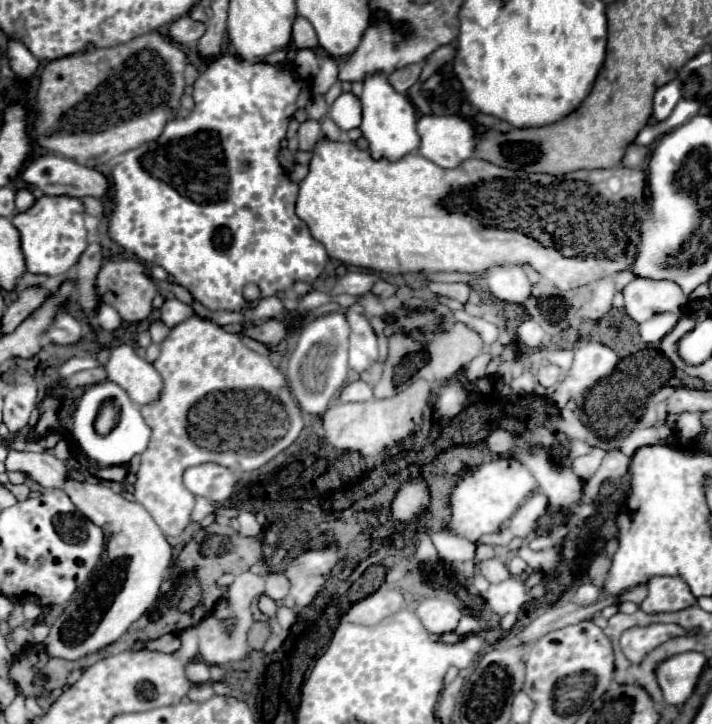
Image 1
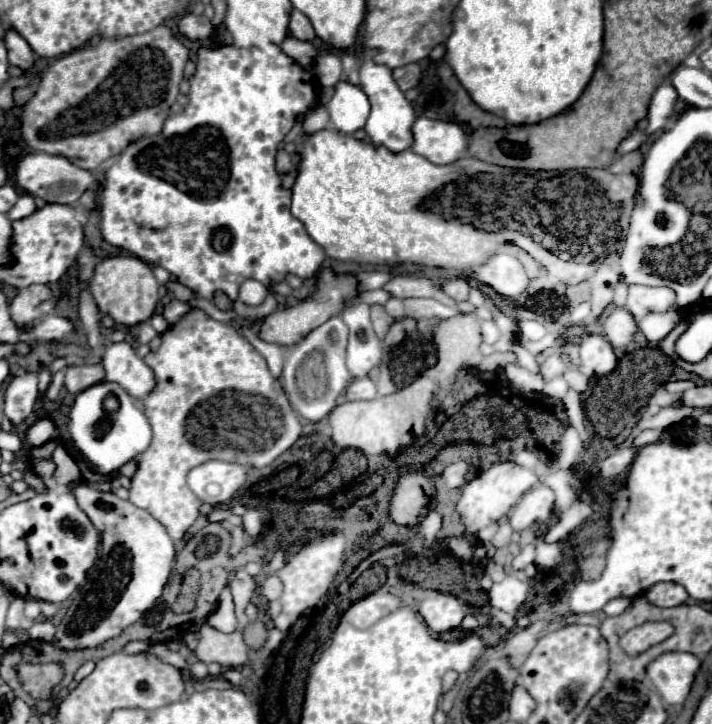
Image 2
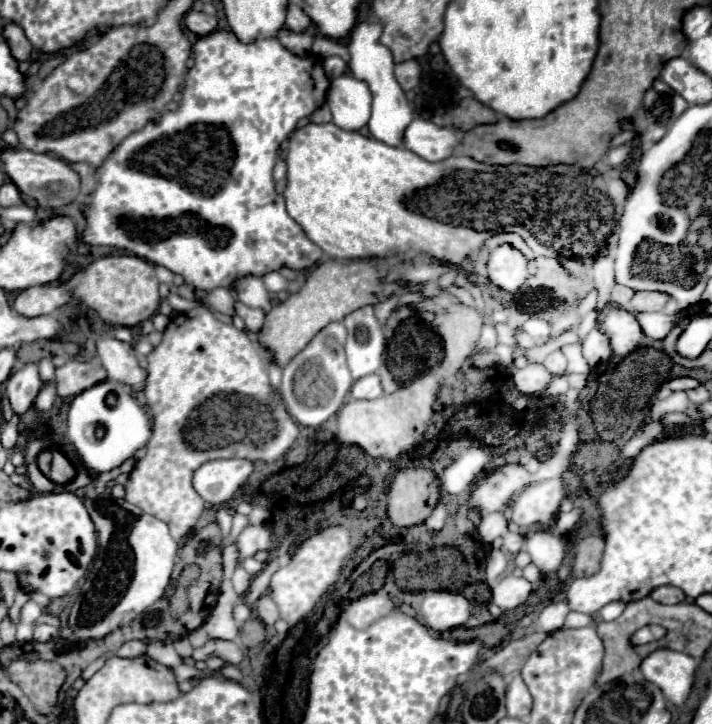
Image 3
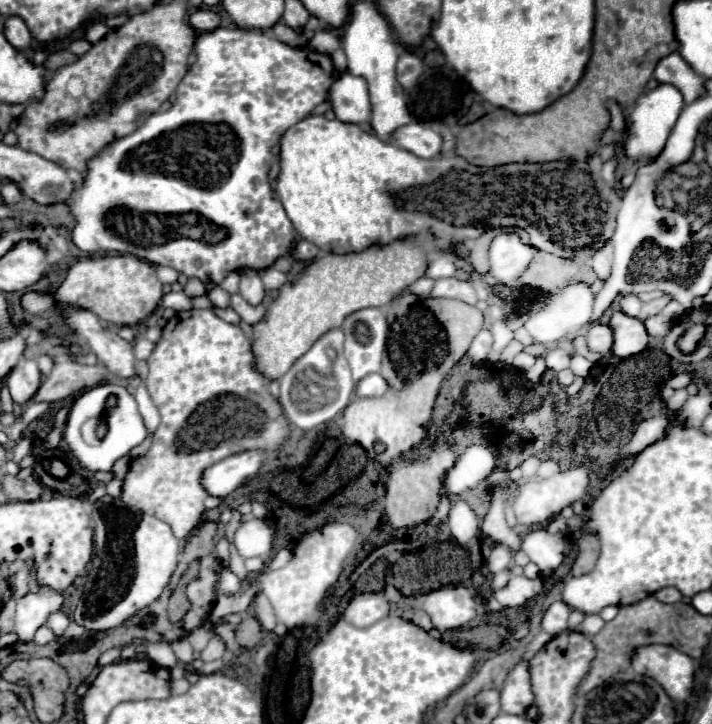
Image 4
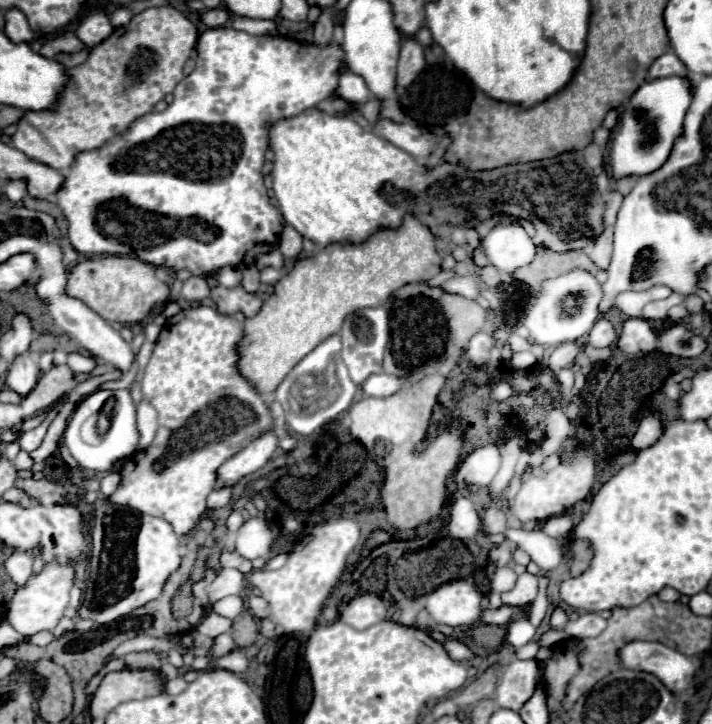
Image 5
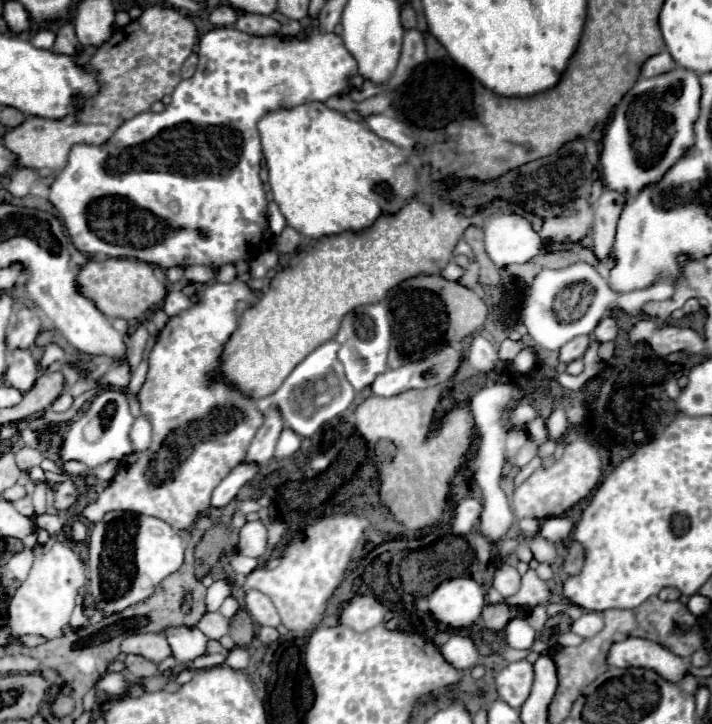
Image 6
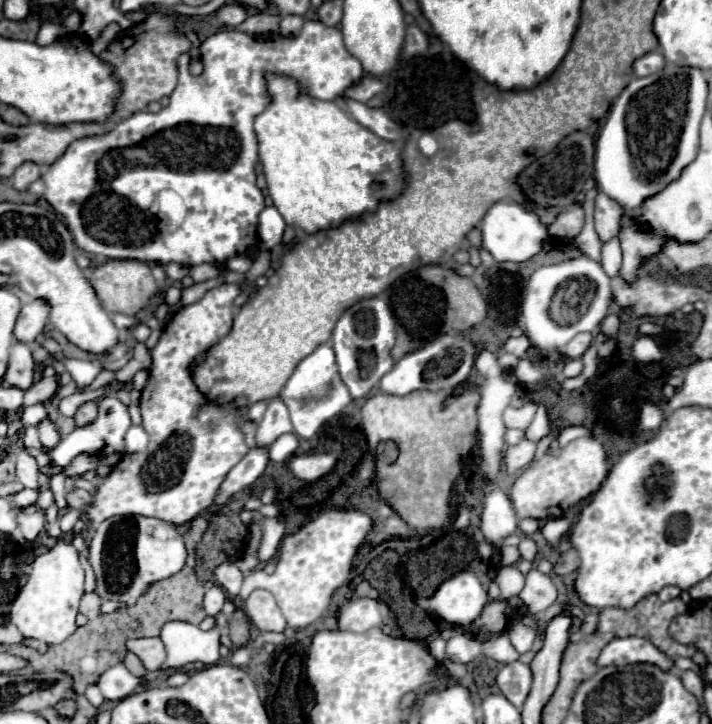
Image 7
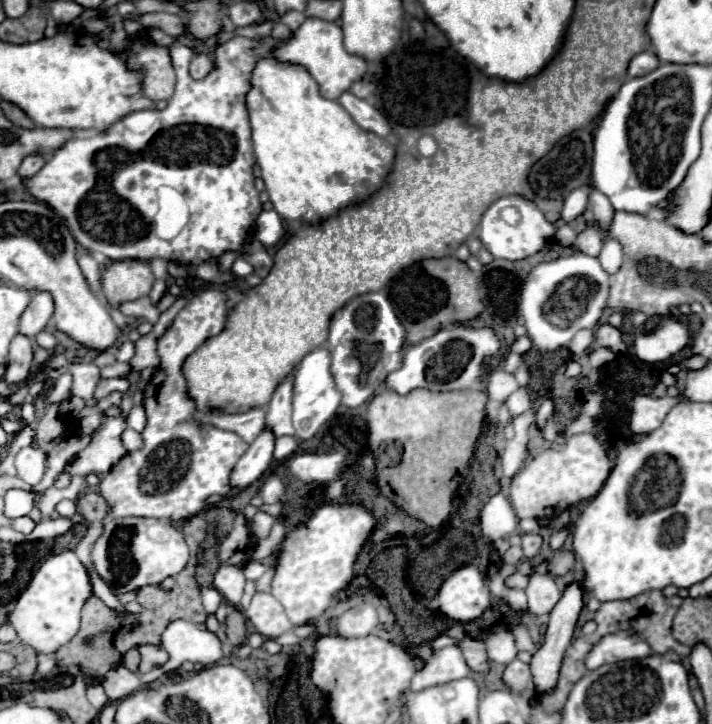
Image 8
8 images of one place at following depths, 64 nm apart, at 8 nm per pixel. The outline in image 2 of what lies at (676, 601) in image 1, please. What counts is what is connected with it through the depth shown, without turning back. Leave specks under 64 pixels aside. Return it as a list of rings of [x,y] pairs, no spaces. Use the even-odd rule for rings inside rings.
[[[658,582],[646,592],[646,598],[654,606],[676,606],[676,584],[674,582]]]

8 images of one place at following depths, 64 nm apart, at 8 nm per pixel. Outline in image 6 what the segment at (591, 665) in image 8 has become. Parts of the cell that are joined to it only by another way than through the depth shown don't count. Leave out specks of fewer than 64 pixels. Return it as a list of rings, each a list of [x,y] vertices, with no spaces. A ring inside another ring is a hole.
[[[626,638],[622,642],[612,644],[612,648],[606,654],[606,664],[618,668],[630,668],[630,666],[650,668],[670,682],[678,682],[686,672],[696,674],[696,670],[682,658],[664,650],[658,642],[644,638]]]

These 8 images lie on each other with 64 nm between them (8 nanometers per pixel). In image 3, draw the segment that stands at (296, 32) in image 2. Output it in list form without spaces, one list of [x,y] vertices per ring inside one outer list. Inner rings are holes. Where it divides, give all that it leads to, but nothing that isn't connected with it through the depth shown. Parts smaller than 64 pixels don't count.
[[[288,4],[288,12],[286,12],[286,26],[290,28],[290,30],[294,30],[294,32],[302,32],[304,28],[308,28],[310,26],[310,18],[308,18],[308,14],[300,8],[300,6],[296,6],[296,4]]]

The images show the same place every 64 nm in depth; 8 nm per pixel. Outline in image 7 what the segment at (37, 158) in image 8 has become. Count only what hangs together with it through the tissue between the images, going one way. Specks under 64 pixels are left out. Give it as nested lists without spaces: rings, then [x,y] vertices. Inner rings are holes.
[[[24,162],[12,176],[16,190],[26,190],[34,180],[40,178],[40,166],[36,162]]]

